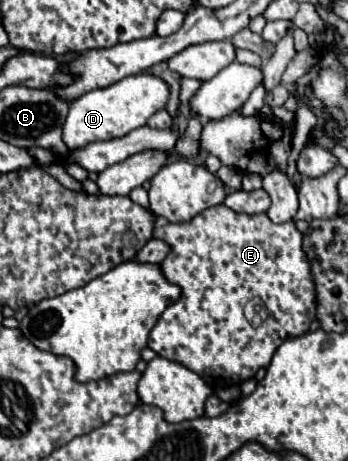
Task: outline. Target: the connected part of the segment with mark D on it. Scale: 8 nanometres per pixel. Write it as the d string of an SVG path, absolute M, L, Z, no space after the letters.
M149 74L125 76L123 80L107 86L107 88L91 90L91 92L79 96L75 102L71 102L69 116L65 120L65 130L63 130L63 142L67 144L69 150L79 150L79 148L87 146L89 142L113 140L113 138L125 136L131 130L145 126L149 116L153 116L157 110L165 108L167 98L169 98L167 84Z

